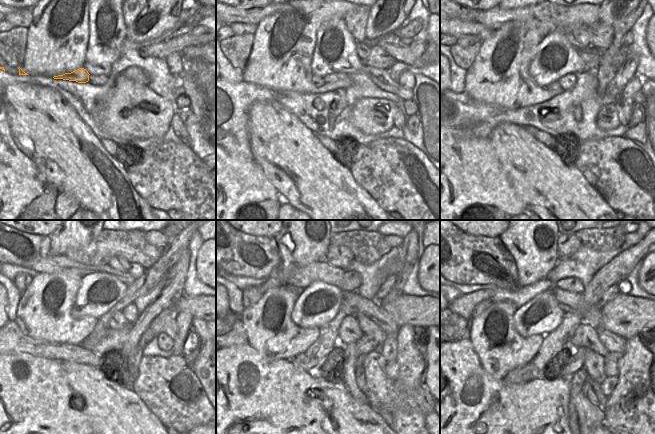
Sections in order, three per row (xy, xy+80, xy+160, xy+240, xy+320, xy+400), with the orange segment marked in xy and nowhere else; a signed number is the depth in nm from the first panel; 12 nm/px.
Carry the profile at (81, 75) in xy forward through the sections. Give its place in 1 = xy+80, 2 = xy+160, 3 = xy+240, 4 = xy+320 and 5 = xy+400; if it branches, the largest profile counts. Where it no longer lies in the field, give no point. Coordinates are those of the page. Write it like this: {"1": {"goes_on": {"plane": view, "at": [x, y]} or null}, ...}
{"1": {"goes_on": {"plane": "xy+80", "at": [315, 80]}}, "2": {"goes_on": {"plane": "xy+160", "at": [555, 88]}}, "3": {"goes_on": {"plane": "xy+240", "at": [117, 321]}}, "4": {"goes_on": {"plane": "xy+320", "at": [349, 330]}}, "5": {"goes_on": {"plane": "xy+400", "at": [585, 335]}}}

